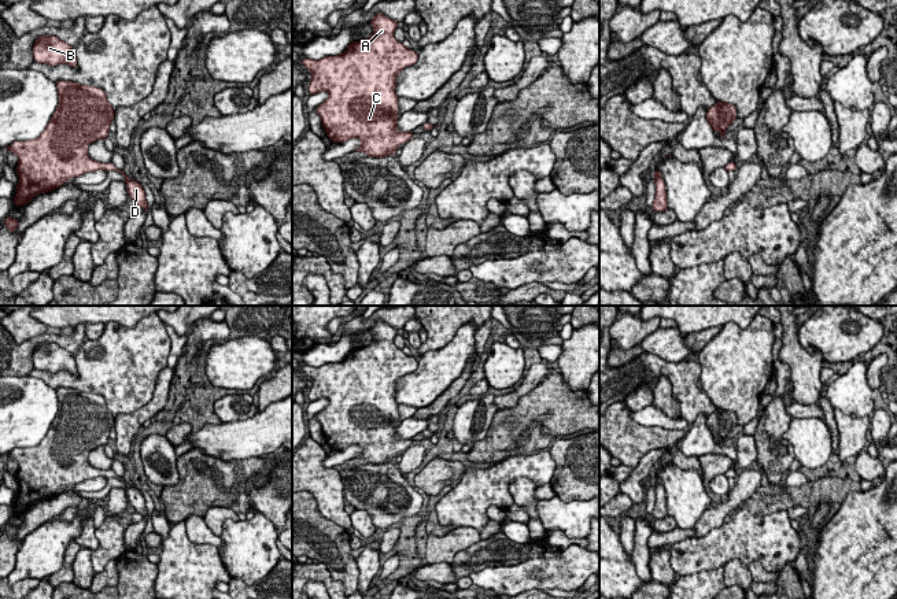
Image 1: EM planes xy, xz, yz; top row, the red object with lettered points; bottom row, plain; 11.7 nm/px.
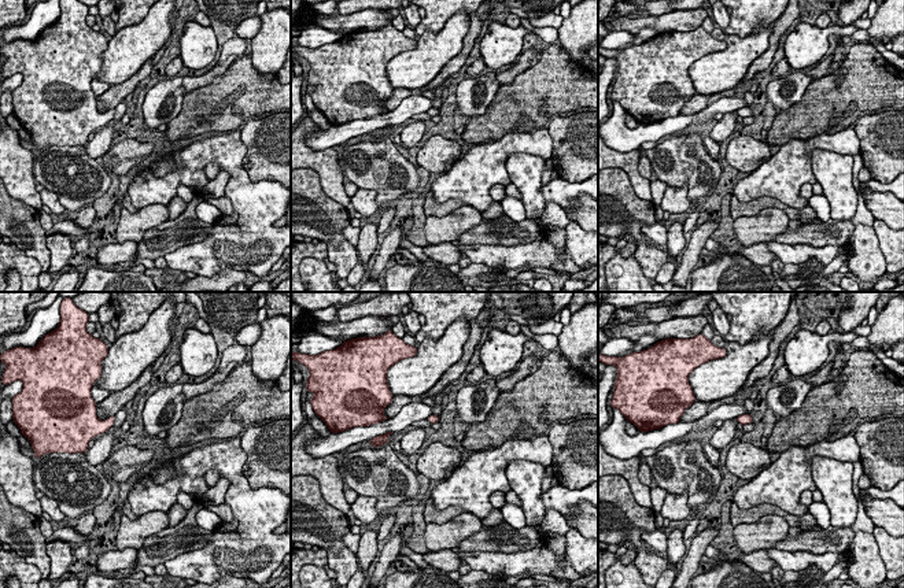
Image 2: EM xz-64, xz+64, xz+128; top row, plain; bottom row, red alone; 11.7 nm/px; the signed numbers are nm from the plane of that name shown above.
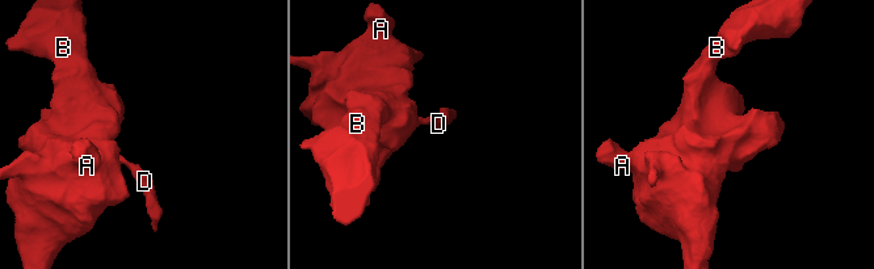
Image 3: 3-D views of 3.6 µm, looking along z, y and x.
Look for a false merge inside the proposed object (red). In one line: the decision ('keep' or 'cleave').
keep

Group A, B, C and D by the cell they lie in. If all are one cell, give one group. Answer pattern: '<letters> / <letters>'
A B C D

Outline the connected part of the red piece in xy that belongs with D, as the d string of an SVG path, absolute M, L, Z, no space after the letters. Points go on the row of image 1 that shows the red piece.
M56 81L59 103L45 130L34 140L15 141L5 151L18 156L19 182L12 199L26 206L36 195L64 185L69 178L96 170L117 170L125 177L129 196L148 211L145 192L114 163L89 158L88 145L107 138L115 111L101 88Z

